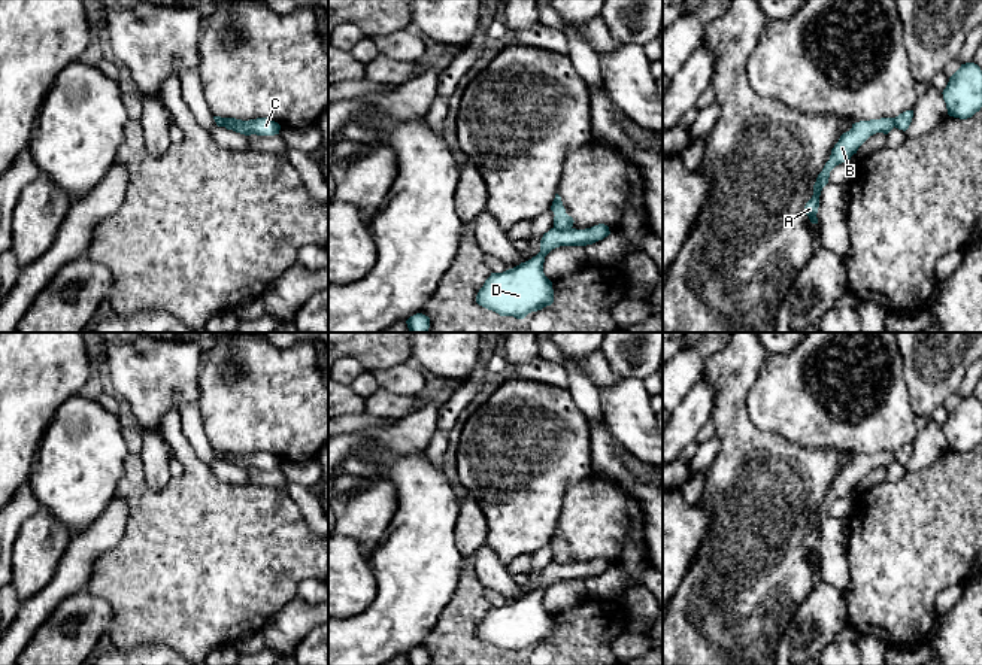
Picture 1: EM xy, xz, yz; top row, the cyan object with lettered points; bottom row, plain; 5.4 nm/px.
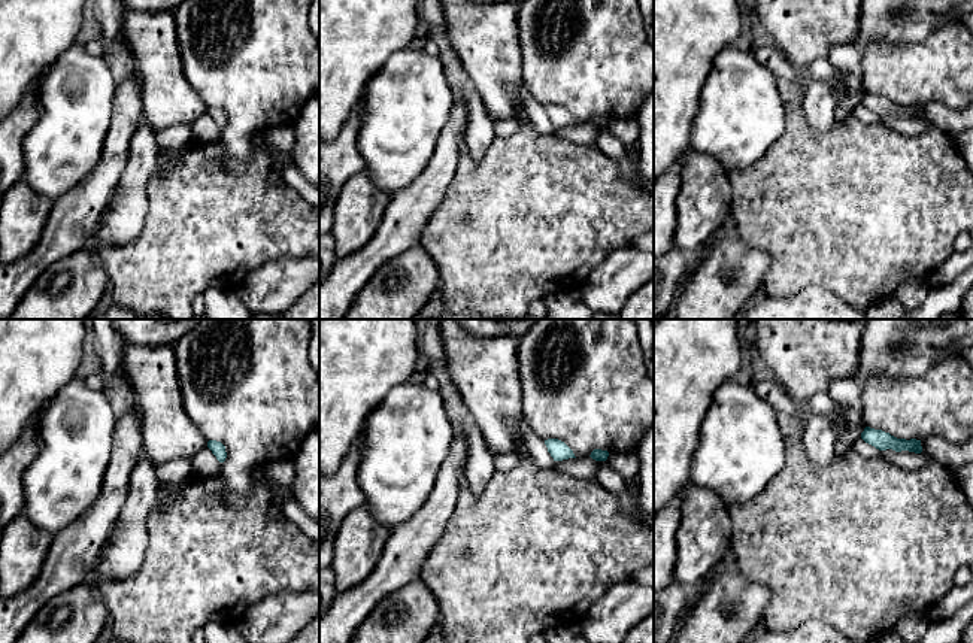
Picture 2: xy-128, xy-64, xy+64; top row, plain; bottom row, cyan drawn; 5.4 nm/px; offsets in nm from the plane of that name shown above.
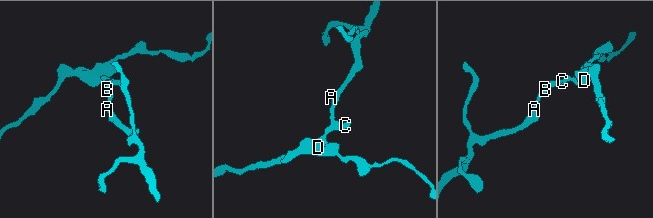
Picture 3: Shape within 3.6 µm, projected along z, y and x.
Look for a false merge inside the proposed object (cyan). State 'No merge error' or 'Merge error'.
Merge error

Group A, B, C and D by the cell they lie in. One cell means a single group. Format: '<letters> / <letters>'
A B / C D

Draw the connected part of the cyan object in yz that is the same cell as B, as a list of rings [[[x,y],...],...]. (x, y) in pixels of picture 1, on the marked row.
[[[892,118],[860,121],[852,124],[852,128],[840,136],[839,142],[831,149],[830,160],[816,177],[812,198],[804,206],[804,212],[812,224],[818,224],[816,213],[819,207],[819,195],[822,188],[828,183],[830,171],[836,166],[849,161],[870,136],[876,133],[888,134],[894,127],[895,122]]]

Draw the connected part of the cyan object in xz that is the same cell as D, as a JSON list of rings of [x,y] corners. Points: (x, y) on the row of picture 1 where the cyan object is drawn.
[[[604,224],[585,230],[551,228],[540,240],[540,252],[503,273],[491,273],[476,295],[476,303],[500,316],[524,319],[554,303],[552,282],[543,273],[545,256],[560,246],[587,246],[610,234]]]

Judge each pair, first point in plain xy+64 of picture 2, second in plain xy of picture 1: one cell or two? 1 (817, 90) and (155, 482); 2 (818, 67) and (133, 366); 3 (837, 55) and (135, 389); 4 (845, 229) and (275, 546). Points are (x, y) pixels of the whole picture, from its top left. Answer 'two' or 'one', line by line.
1: one
2: two
3: two
4: one

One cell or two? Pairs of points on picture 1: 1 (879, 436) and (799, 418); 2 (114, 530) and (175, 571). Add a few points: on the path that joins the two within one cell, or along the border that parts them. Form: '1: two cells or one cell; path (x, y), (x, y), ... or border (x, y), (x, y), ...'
1: one cell; path (860, 430), (829, 425), (818, 418)
2: two cells; border (124, 501), (124, 533), (96, 559)

